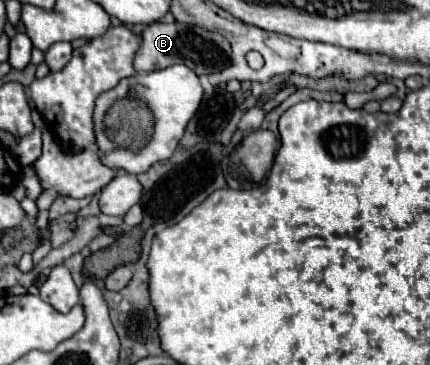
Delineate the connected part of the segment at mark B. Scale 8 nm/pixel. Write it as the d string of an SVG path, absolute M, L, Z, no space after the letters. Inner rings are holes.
M151 23L143 33L143 45L139 47L133 65L137 73L151 73L151 71L161 71L171 65L187 65L195 75L209 75L209 73L219 73L221 67L231 65L231 45L221 33L213 33L195 25L185 25L185 23Z

